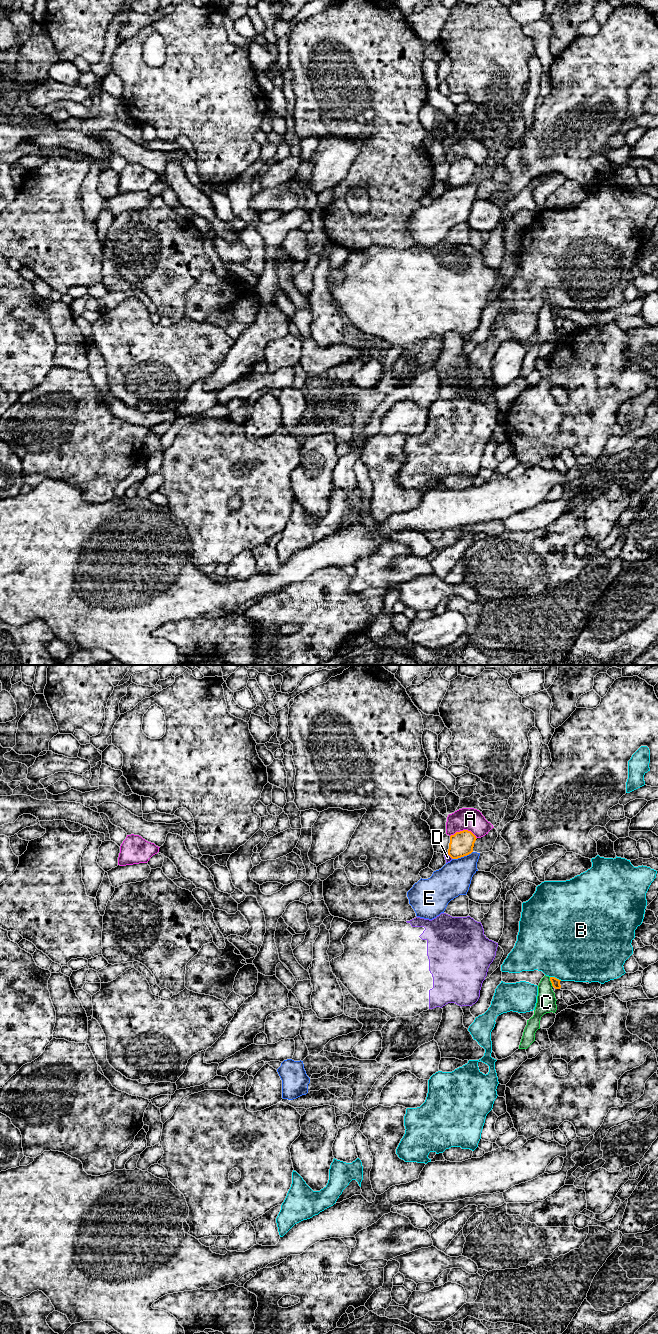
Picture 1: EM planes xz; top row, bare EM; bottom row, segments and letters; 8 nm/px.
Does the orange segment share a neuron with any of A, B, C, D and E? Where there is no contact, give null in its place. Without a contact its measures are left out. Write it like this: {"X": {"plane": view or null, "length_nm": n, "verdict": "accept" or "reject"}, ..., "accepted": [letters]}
{"A": {"plane": "xz", "length_nm": 220, "verdict": "reject"}, "B": {"plane": "xz", "length_nm": 100, "verdict": "reject"}, "C": {"plane": "xz", "length_nm": 90, "verdict": "reject"}, "D": {"plane": "xz", "length_nm": 60, "verdict": "reject"}, "E": {"plane": "xz", "length_nm": 180, "verdict": "reject"}, "accepted": []}

